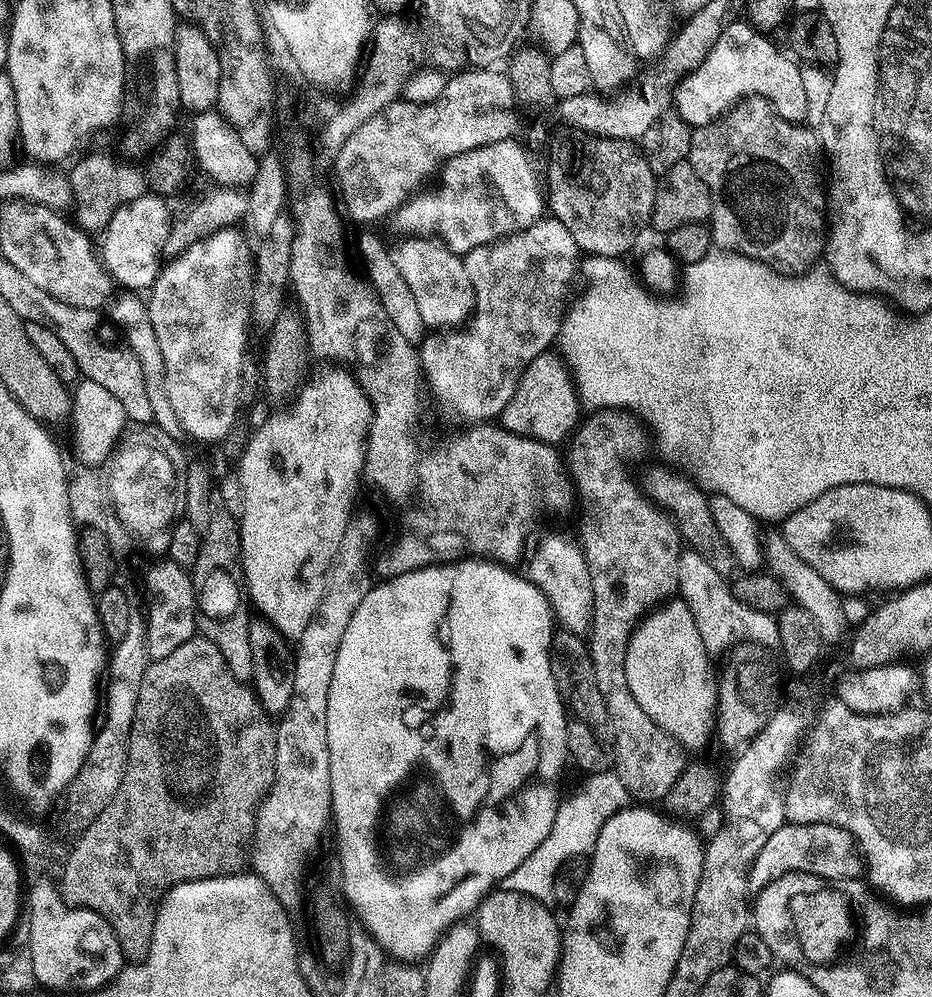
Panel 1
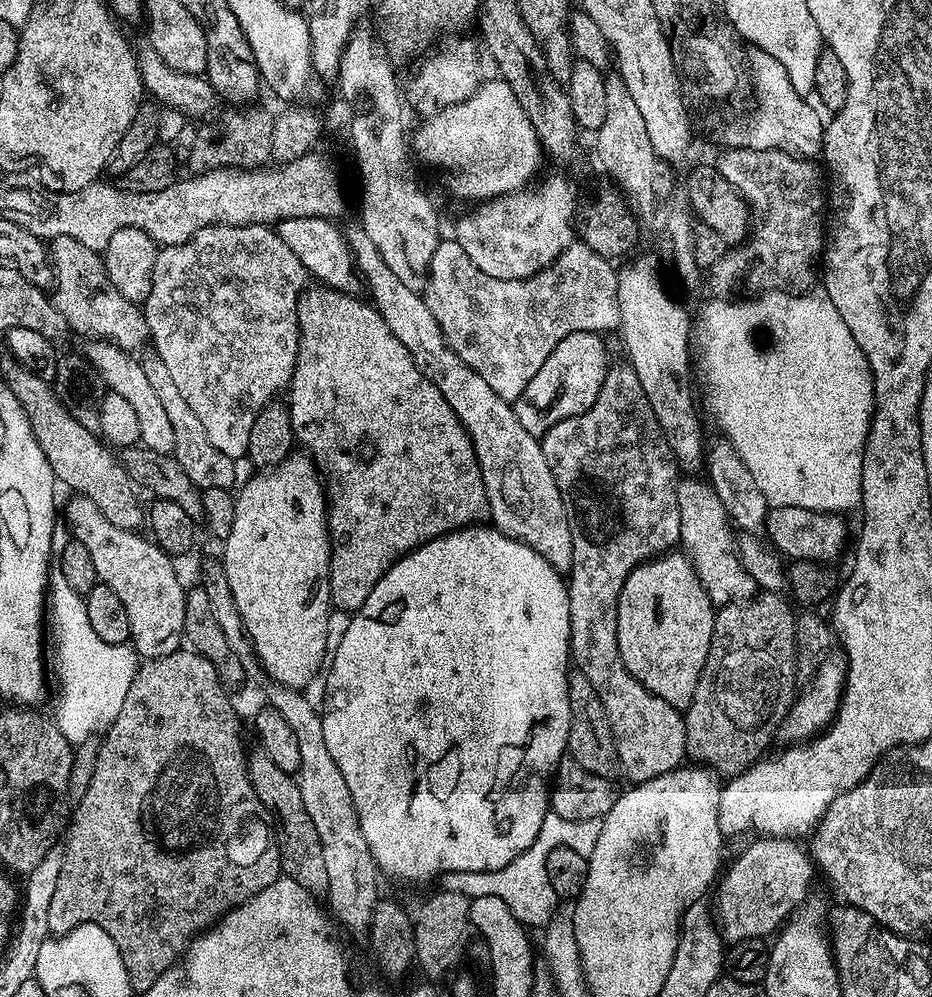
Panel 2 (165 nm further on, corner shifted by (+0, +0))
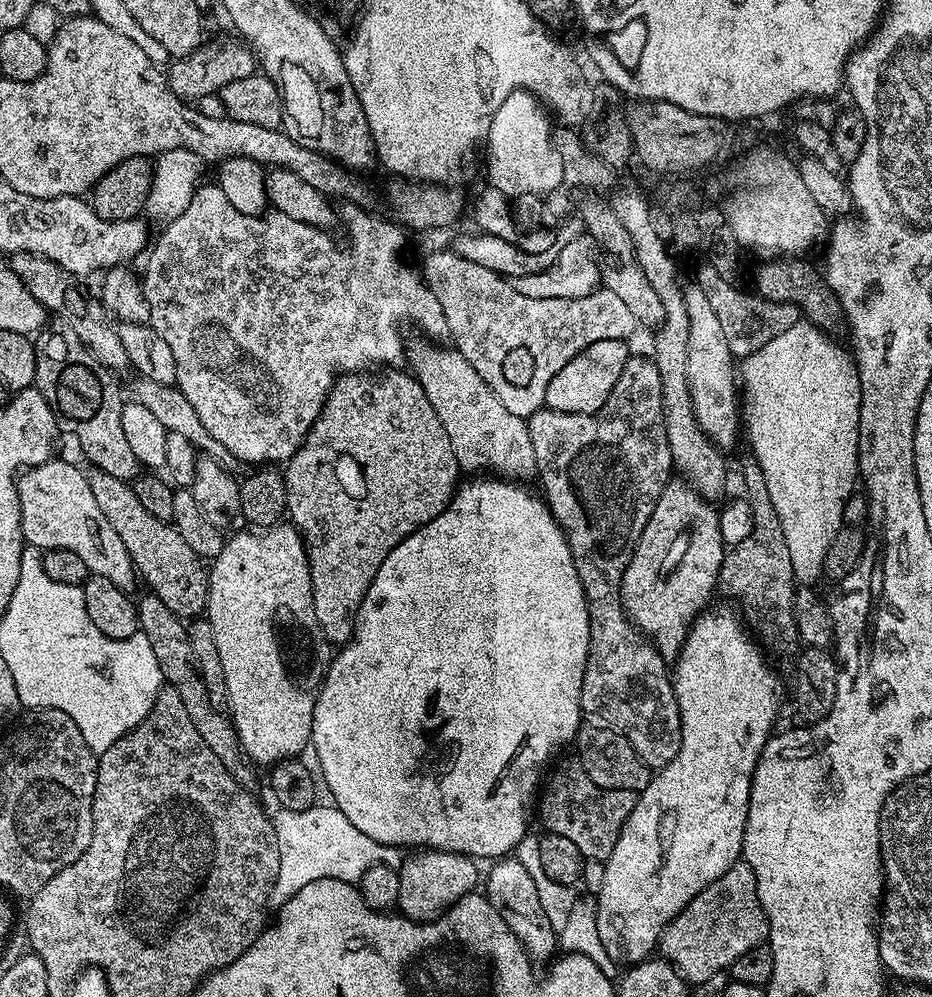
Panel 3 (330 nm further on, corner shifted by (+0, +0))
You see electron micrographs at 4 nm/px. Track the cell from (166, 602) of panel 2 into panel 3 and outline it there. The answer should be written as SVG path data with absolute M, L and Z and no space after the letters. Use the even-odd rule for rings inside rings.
M53 458L36 468L29 468L16 481L16 493L20 503L20 525L25 545L32 544L36 550L61 548L70 550L86 562L93 576L110 578L114 586L125 590L137 583L138 573L132 563L122 538L114 531L114 526L106 522L106 514L98 510L94 494L88 485L85 469L71 464L68 460Z

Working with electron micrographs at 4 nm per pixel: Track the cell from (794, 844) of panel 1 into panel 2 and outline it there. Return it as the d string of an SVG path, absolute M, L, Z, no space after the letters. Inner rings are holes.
M756 838L729 868L727 865L726 871L719 877L718 887L715 889L714 915L720 925L720 935L729 945L743 940L771 937L792 915L796 905L809 895L814 861L805 849L803 852L796 844L799 843L792 838Z

